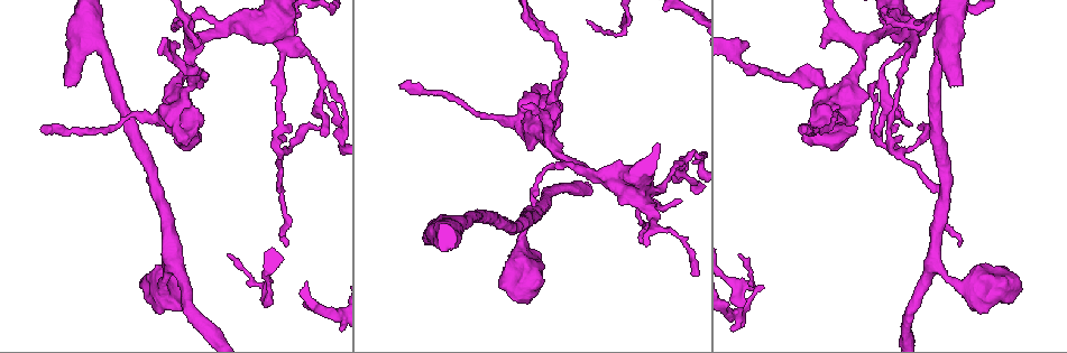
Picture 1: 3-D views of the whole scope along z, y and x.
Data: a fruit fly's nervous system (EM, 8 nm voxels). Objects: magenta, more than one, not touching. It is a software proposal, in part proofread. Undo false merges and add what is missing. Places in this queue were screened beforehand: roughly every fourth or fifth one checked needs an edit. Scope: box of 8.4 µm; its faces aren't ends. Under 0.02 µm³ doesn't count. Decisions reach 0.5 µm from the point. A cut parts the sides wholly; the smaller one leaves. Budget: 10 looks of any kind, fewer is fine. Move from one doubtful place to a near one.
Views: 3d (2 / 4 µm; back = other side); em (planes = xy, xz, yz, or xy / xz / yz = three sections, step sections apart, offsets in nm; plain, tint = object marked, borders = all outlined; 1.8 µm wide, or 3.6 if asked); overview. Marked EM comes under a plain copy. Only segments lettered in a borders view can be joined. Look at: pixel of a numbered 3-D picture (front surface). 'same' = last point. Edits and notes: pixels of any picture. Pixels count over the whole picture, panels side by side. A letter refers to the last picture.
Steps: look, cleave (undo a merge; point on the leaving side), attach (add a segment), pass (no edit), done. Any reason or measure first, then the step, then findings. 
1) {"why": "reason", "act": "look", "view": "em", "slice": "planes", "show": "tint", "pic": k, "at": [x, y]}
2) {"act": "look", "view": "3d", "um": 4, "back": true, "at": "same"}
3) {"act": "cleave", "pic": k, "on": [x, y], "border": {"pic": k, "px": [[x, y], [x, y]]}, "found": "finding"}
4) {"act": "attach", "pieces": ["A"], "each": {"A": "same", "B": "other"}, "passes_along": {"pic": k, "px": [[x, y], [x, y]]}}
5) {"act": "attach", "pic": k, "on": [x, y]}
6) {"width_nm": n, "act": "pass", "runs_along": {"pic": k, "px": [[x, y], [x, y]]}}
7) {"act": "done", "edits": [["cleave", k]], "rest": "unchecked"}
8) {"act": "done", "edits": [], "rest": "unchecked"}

{"why": "free end", "act": "look", "view": "3d", "um": 2, "pic": 1, "at": [963, 85]}

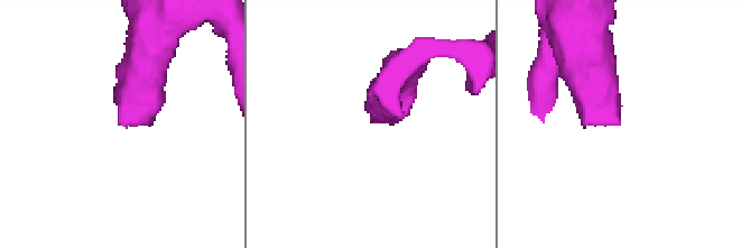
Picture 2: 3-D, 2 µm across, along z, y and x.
{"act": "look", "view": "em", "slice": "planes", "show": "borders", "pic": 2, "at": [370, 122]}

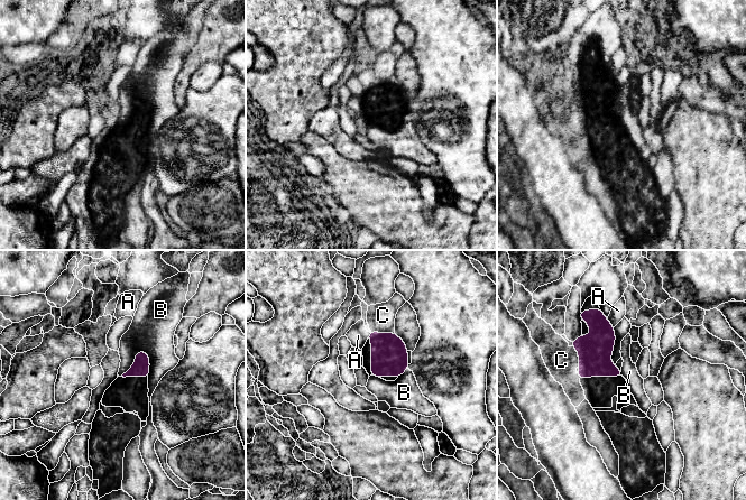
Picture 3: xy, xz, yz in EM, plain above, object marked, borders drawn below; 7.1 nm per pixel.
{"act": "pass", "each": {"A": "other", "B": "other", "C": "other"}, "border": {"pic": 3, "px": [[148, 353], [137, 352], [120, 376]]}, "found": "none of them fits"}

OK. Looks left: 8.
{"why": "abrupt turn", "act": "look", "view": "3d", "um": 2, "pic": 1, "at": [567, 161]}

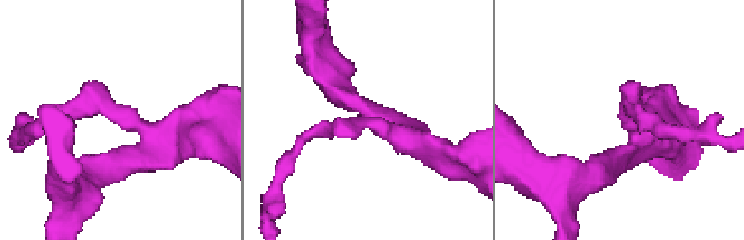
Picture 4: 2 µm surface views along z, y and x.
{"act": "look", "view": "em", "slice": "planes", "show": "borders", "pic": 4, "at": [112, 110]}

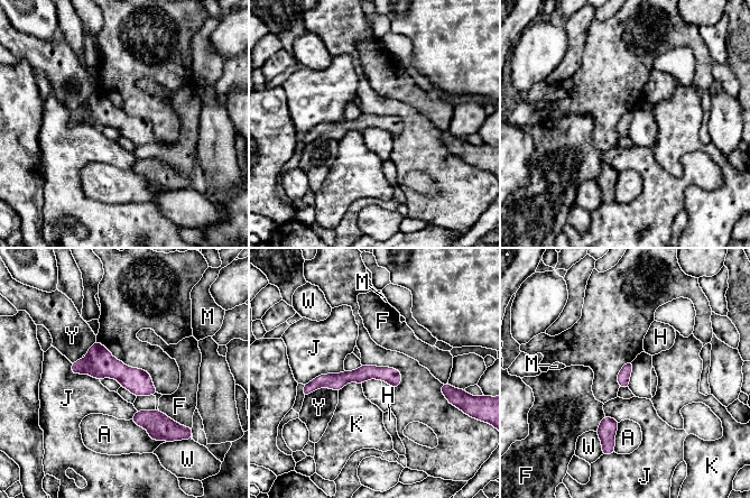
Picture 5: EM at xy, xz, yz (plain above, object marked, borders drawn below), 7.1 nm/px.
{"act": "pass", "each": {"A": "other", "F": "other", "H": "other", "J": "other", "K": "other", "M": "other", "W": "other", "Y": "other"}, "runs_along": {"pic": 5, "px": [[398, 376], [362, 374], [308, 386]]}, "found": "all the same neuron"}

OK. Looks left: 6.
{"act": "look", "view": "3d", "um": 2, "pic": 1, "at": [317, 116]}

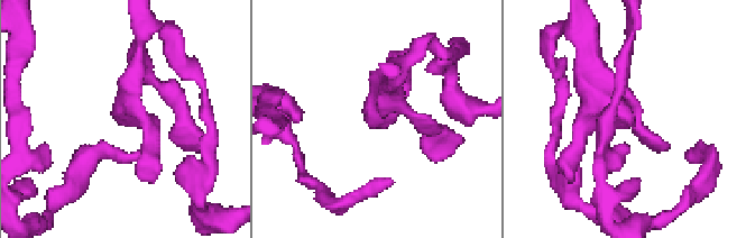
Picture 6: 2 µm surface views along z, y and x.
{"why": "need the tissue", "act": "look", "view": "em", "slice": "planes", "show": "tint", "pic": 6, "at": [383, 127]}

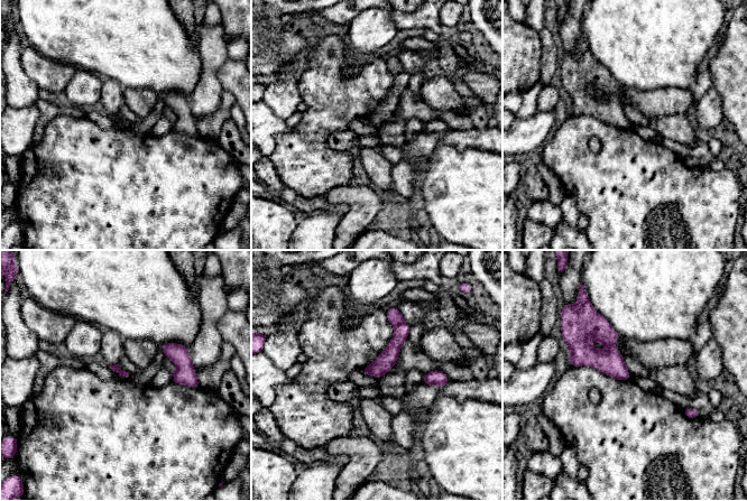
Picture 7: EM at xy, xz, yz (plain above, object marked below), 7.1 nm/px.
{"act": "look", "view": "em", "slice": "planes", "show": "borders", "at": "same"}

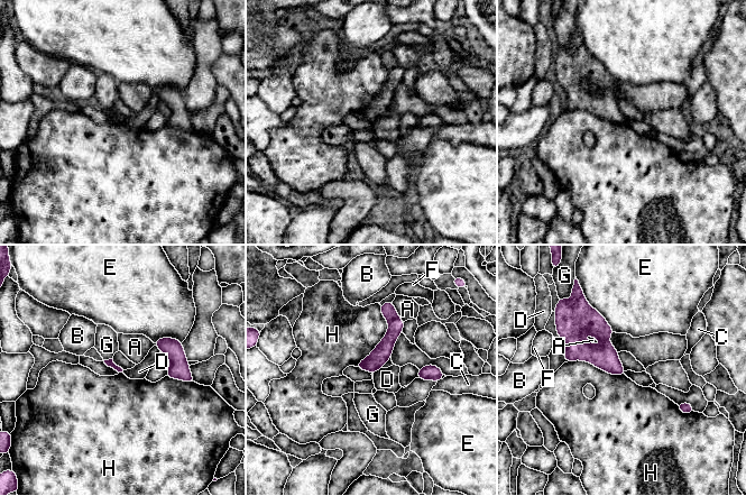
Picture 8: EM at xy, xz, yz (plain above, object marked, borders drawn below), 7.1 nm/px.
{"act": "pass", "each": {"A": "other", "B": "other", "C": "other", "D": "other", "E": "other", "F": "other", "G": "other", "H": "other"}, "border": {"pic": 8, "px": [[155, 345], [160, 351]]}, "found": "no lettered segment goes on from it"}

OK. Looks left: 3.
{"why": "long arm stops here", "act": "look", "view": "3d", "um": 4, "pic": 1, "at": [399, 88]}

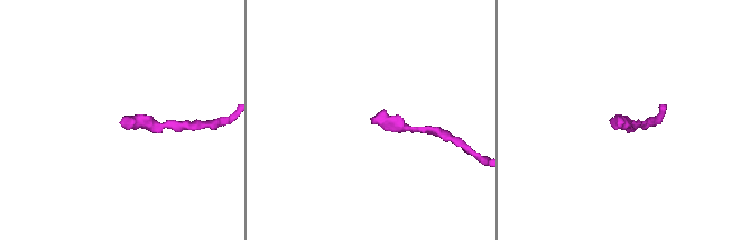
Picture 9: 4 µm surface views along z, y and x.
{"why": "now the EM", "act": "look", "view": "em", "slice": "planes", "show": "borders", "pic": 9, "at": [124, 128]}

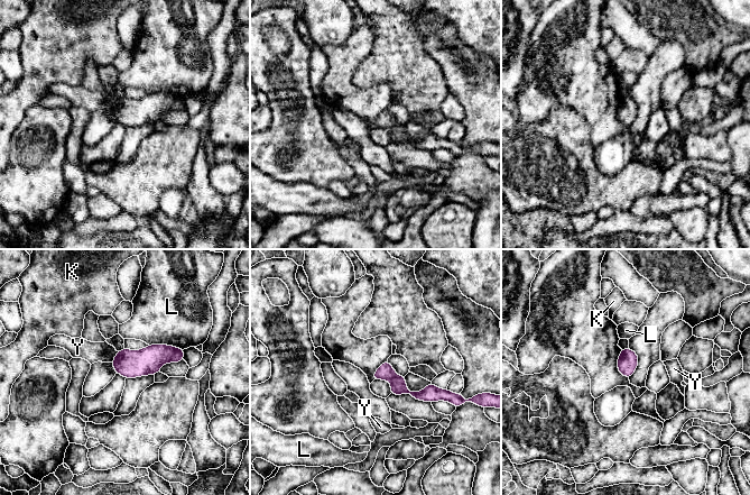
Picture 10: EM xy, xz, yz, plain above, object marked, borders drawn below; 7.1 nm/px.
{"longest_contact_nm": ["L", 260], "act": "pass", "each": {"K": "other", "L": "other", "Y": "other"}, "runs_along": {"pic": 10, "px": [[377, 375], [415, 395], [441, 392]]}, "found": "no lettered segment goes on from it"}

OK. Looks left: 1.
{"act": "done", "edits": [], "rest": "unchecked"}

